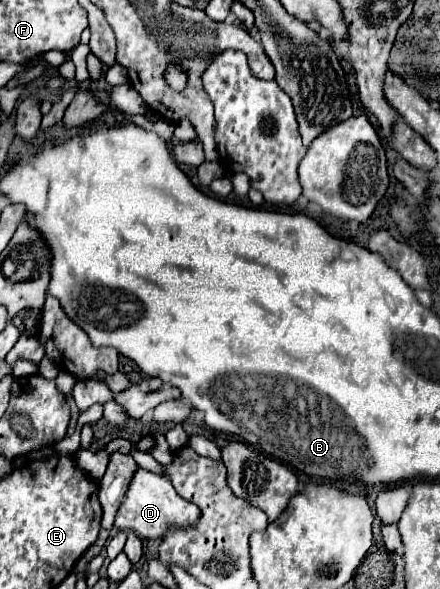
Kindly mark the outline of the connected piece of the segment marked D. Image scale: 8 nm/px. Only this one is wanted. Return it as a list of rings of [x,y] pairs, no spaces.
[[[138,470],[134,480],[130,482],[130,492],[126,492],[126,500],[122,502],[122,508],[116,514],[114,520],[114,528],[128,532],[134,530],[138,532],[140,538],[152,538],[152,540],[160,540],[162,536],[166,536],[168,532],[172,532],[172,528],[192,528],[198,524],[198,516],[202,516],[200,508],[188,500],[184,500],[182,496],[178,496],[178,492],[174,490],[172,482],[166,480],[166,476],[158,476],[154,472],[148,470]]]

